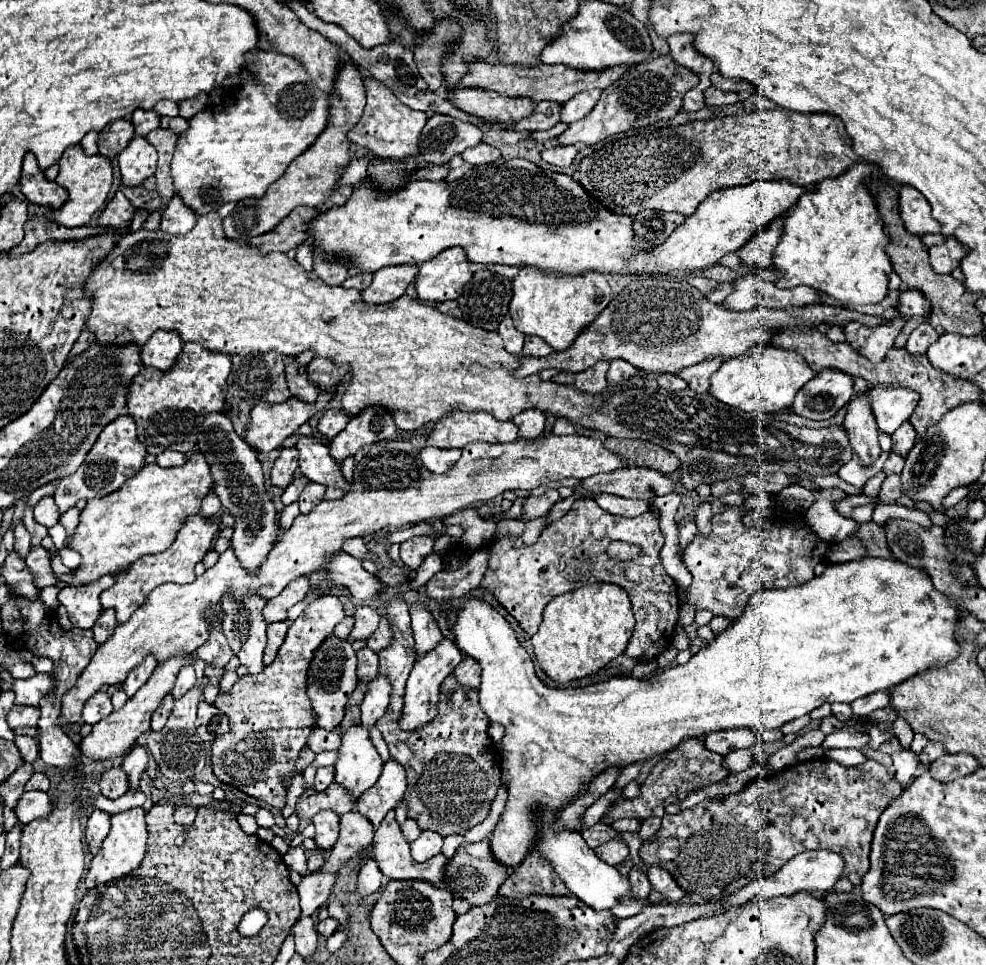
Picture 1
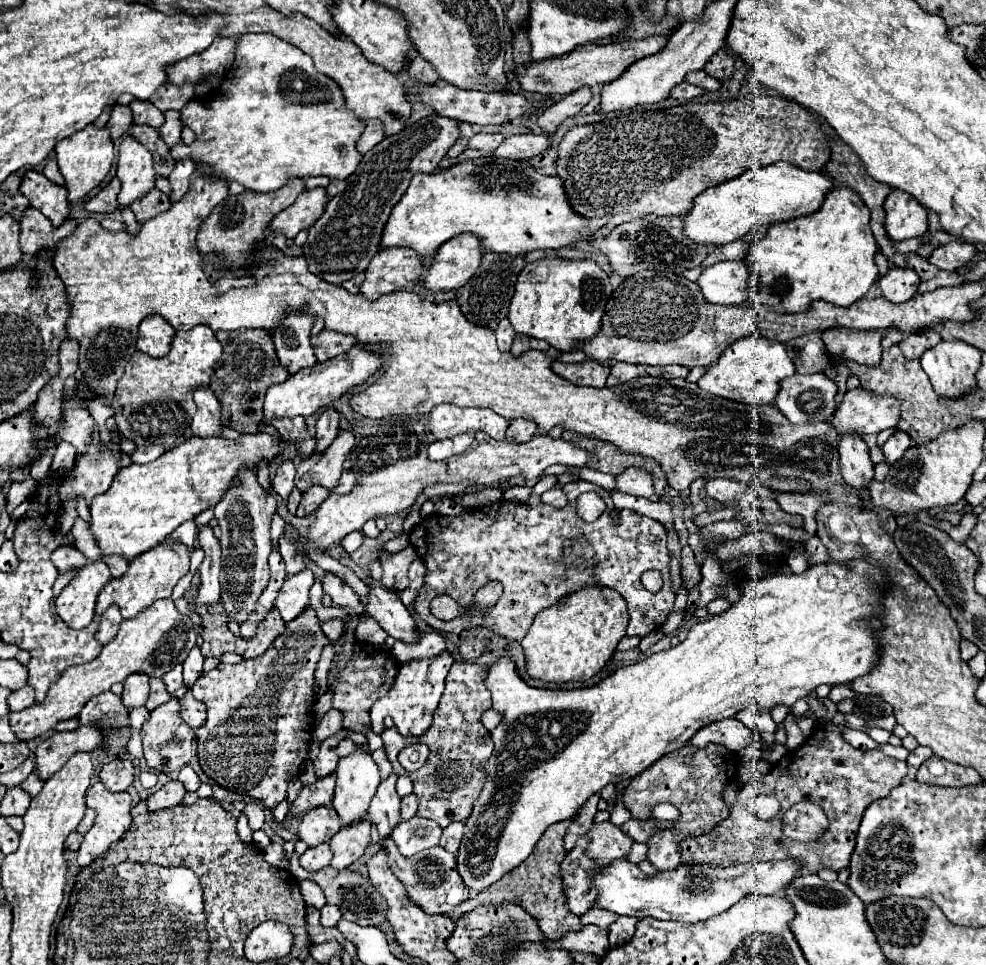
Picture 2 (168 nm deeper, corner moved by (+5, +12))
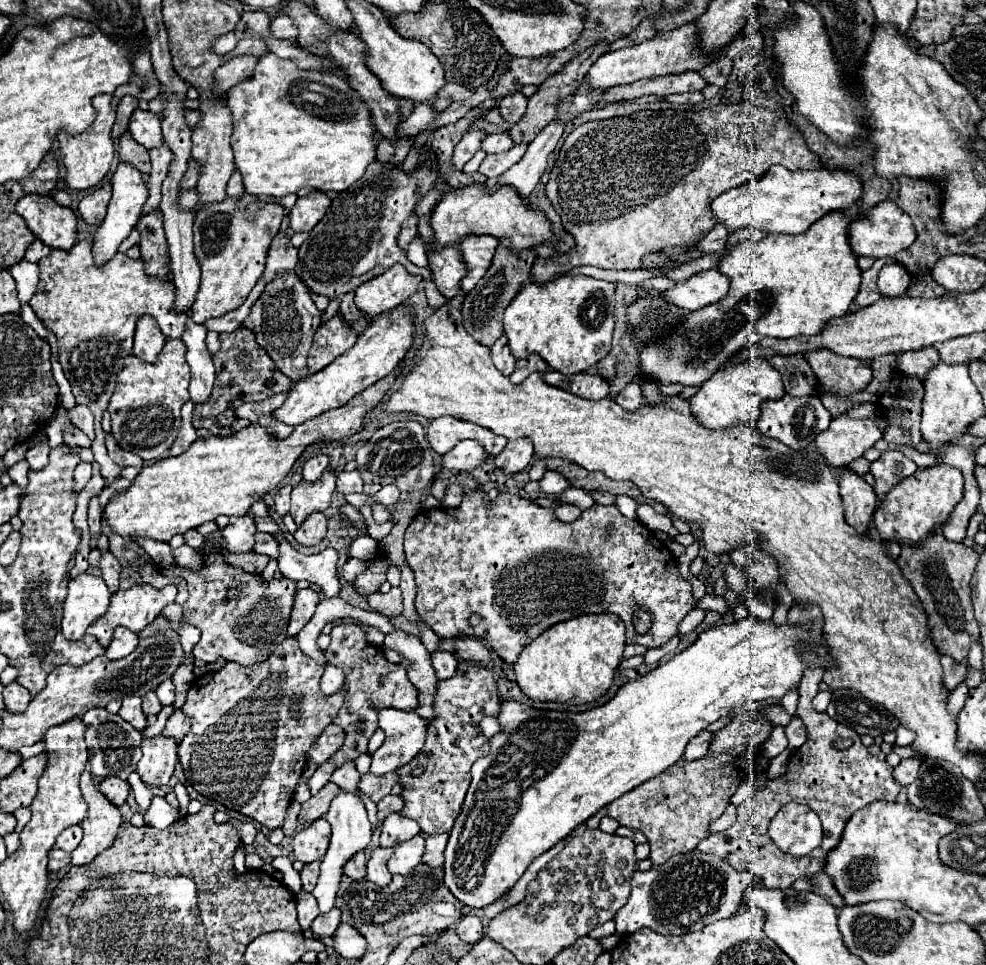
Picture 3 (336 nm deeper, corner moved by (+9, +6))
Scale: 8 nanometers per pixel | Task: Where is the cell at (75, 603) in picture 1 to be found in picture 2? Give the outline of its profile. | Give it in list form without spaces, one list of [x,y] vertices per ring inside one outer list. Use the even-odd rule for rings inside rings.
[[[104,560],[76,568],[76,576],[56,598],[56,612],[70,628],[86,628],[94,620],[94,602],[102,586],[112,580]]]

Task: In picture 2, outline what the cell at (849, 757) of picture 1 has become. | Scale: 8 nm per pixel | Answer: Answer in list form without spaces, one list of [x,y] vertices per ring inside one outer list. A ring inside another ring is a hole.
[[[852,560],[848,564],[840,564],[840,562],[824,562],[824,564],[812,564],[808,566],[802,574],[776,574],[776,576],[768,576],[768,578],[760,578],[750,582],[744,590],[738,602],[734,602],[726,612],[718,614],[718,616],[710,616],[704,622],[698,622],[696,626],[692,626],[692,630],[688,632],[686,640],[682,644],[678,644],[676,648],[664,650],[664,652],[656,652],[648,658],[642,658],[630,666],[622,666],[618,668],[614,674],[610,674],[608,678],[604,678],[600,684],[590,686],[590,688],[576,688],[576,690],[548,690],[548,688],[532,688],[528,686],[520,676],[518,676],[518,668],[512,656],[500,656],[494,664],[490,664],[488,668],[488,676],[484,680],[486,688],[492,694],[492,708],[496,712],[502,714],[502,722],[490,732],[492,740],[494,740],[494,754],[486,764],[486,772],[488,772],[488,780],[484,784],[484,790],[480,794],[480,798],[474,802],[474,810],[472,816],[466,820],[466,832],[464,832],[464,840],[460,844],[458,850],[458,872],[464,880],[464,884],[468,888],[474,890],[484,890],[490,884],[494,884],[496,880],[500,880],[506,872],[510,872],[512,868],[516,868],[518,864],[522,864],[528,854],[534,850],[536,842],[540,840],[542,832],[546,830],[546,826],[566,820],[572,814],[576,814],[576,810],[594,794],[600,792],[608,782],[622,782],[628,778],[638,776],[642,770],[646,770],[650,764],[654,764],[660,756],[678,750],[680,746],[684,746],[702,726],[708,726],[716,720],[724,720],[724,718],[734,718],[740,710],[748,708],[748,706],[760,706],[764,710],[772,710],[774,706],[788,706],[789,713],[784,721],[784,728],[787,734],[787,742],[785,744],[789,752],[805,743],[805,735],[798,728],[796,721],[792,716],[792,706],[796,700],[806,698],[808,694],[812,694],[816,690],[816,686],[820,684],[828,684],[828,686],[838,686],[838,684],[850,684],[852,680],[868,674],[870,670],[876,668],[876,664],[880,662],[880,630],[884,628],[882,624],[882,614],[884,614],[884,598],[888,594],[888,588],[892,588],[890,576],[886,576],[884,570],[880,570],[878,566],[872,566],[870,562],[864,560]]]

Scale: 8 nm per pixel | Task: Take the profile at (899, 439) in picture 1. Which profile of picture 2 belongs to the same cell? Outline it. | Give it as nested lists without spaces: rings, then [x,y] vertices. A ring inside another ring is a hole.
[[[896,430],[896,432],[888,438],[888,442],[882,446],[882,452],[884,452],[884,456],[886,456],[886,462],[892,464],[892,462],[896,462],[898,458],[902,458],[904,450],[906,450],[908,446],[912,446],[912,444],[914,444],[912,438],[908,438],[904,432]]]

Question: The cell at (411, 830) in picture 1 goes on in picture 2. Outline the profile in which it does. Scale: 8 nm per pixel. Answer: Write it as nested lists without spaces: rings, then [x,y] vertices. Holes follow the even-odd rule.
[[[410,794],[410,796],[402,798],[402,810],[400,810],[400,818],[402,818],[402,820],[412,818],[412,816],[416,814],[416,806],[418,806],[418,800],[416,800],[416,796],[414,796],[414,794]]]

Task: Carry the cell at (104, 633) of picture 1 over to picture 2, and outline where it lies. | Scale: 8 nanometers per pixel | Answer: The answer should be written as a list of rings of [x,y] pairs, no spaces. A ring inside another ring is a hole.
[[[110,606],[110,608],[100,616],[100,622],[98,622],[100,626],[98,626],[98,632],[96,632],[96,640],[98,640],[100,644],[112,640],[112,638],[116,636],[116,632],[118,632],[120,622],[122,622],[120,612],[116,610],[116,606]]]

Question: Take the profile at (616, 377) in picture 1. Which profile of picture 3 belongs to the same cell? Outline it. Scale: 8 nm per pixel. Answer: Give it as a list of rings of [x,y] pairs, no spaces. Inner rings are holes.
[[[630,382],[618,396],[616,402],[626,410],[626,412],[636,412],[636,408],[640,408],[644,404],[644,396],[642,390],[638,386],[638,382]]]

